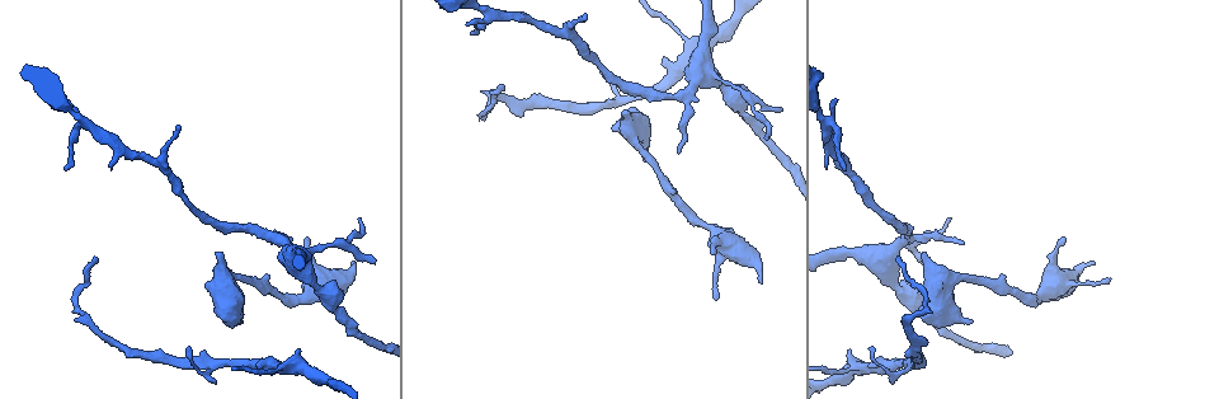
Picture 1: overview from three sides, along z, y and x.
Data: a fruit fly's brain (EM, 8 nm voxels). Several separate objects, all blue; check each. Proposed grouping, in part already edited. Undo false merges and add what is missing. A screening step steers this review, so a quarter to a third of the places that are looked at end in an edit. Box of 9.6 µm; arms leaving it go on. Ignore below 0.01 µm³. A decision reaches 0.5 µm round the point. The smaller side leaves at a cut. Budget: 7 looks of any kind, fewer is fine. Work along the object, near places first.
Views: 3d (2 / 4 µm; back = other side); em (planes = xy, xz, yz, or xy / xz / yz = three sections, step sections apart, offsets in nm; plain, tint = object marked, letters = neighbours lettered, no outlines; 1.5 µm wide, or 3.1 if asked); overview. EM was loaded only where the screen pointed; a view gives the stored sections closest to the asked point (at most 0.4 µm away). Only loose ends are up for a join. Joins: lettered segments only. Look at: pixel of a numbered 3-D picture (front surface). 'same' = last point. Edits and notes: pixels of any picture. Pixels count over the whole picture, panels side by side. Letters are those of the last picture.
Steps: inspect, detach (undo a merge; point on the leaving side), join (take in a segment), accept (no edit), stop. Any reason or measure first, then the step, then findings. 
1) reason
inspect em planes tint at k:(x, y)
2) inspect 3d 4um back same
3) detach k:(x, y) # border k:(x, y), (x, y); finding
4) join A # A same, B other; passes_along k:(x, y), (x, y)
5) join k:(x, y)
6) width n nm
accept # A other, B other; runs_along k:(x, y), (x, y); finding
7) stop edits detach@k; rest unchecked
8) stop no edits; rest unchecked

an open end
inspect 3d 2um at 1:(924, 255)

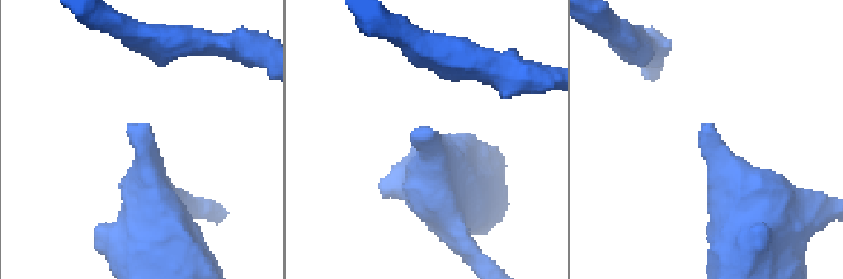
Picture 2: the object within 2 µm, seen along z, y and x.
inspect em yz step 4 plain at 2:(129, 127)

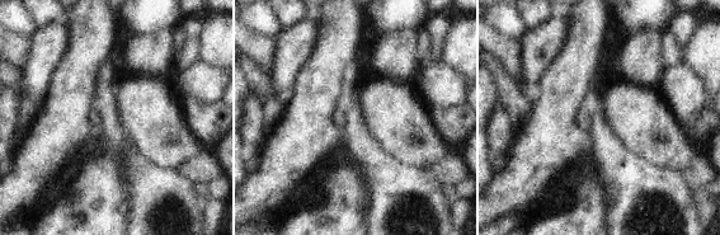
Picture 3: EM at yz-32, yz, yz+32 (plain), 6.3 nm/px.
inspect em yz step 4 letters same

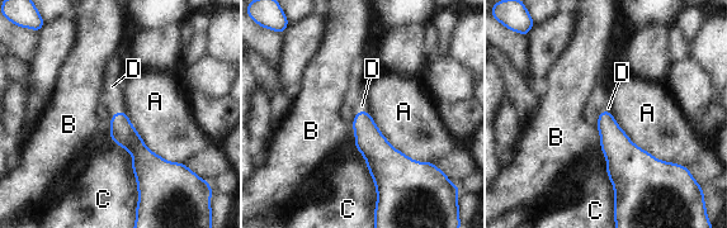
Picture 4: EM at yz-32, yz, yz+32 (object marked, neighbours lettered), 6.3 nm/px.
join D # A other, B other, C other, D same; the neuron continues

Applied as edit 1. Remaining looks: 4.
free end
inspect em xz step 4 tint at 1:(1063, 236)

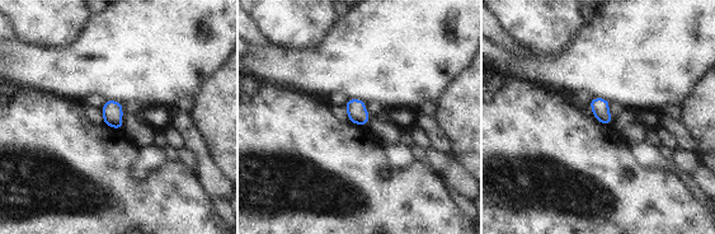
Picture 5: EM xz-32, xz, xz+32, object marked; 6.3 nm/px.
inspect em planes letters same

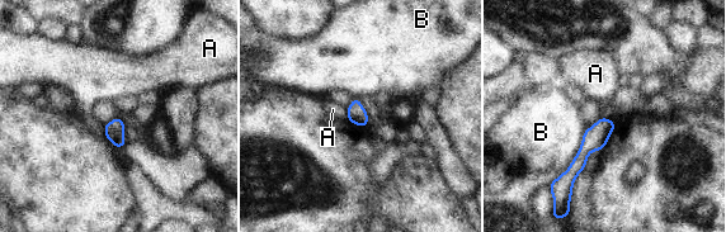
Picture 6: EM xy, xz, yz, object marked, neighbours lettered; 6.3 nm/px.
width 120 nm
accept # A other, B other; runs_along 6:(612, 124), (584, 150), (565, 180); no lettered segment goes on from it

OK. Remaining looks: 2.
tapers out
inspect em yz step 8 letters at 1:(375, 261)

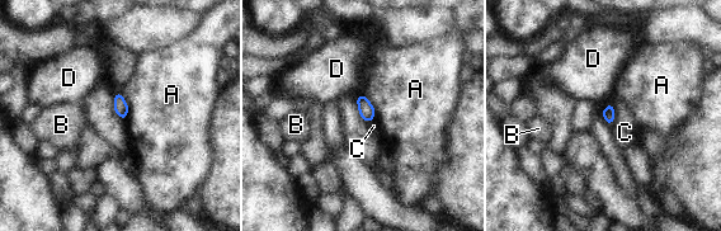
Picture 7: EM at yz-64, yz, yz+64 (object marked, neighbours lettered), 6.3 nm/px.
width 80 nm
accept # A other, B other, C other, D other; border 7:(611, 102), (616, 116); none of them fits

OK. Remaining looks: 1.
stop edits join@4; rest unchecked

